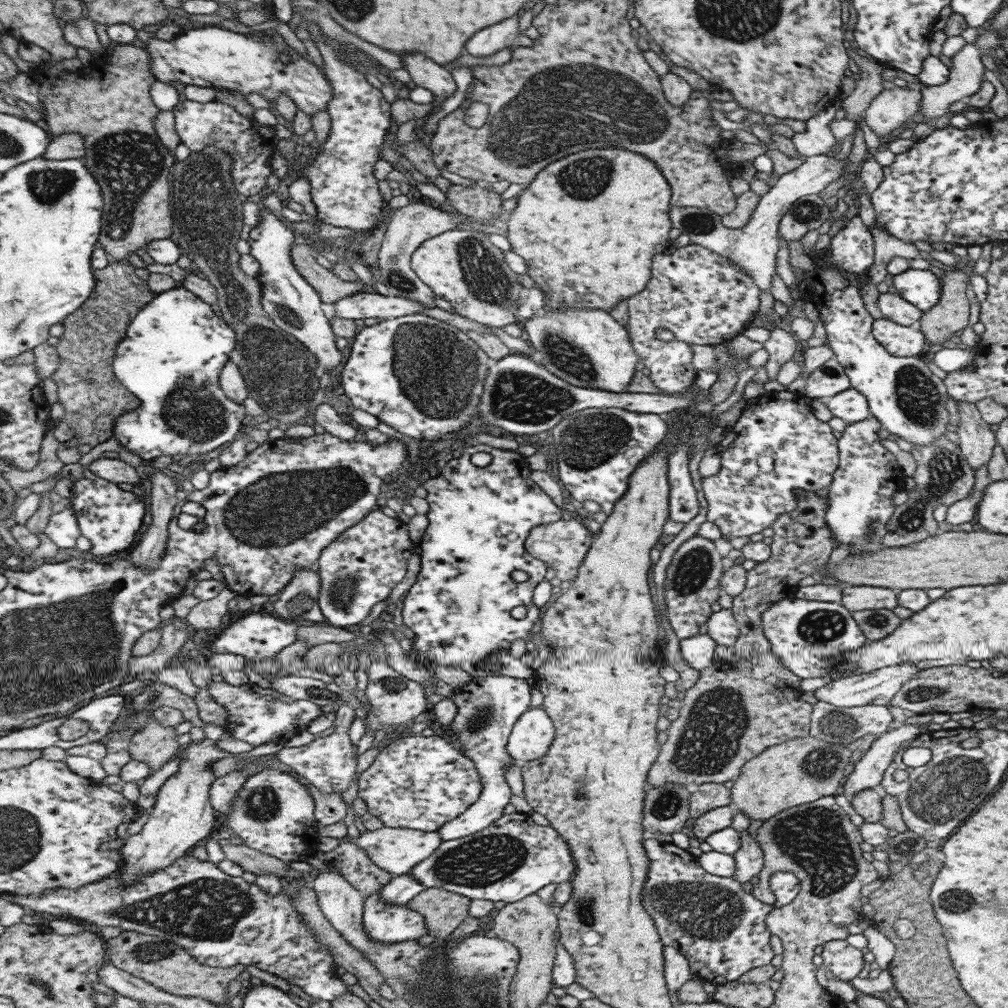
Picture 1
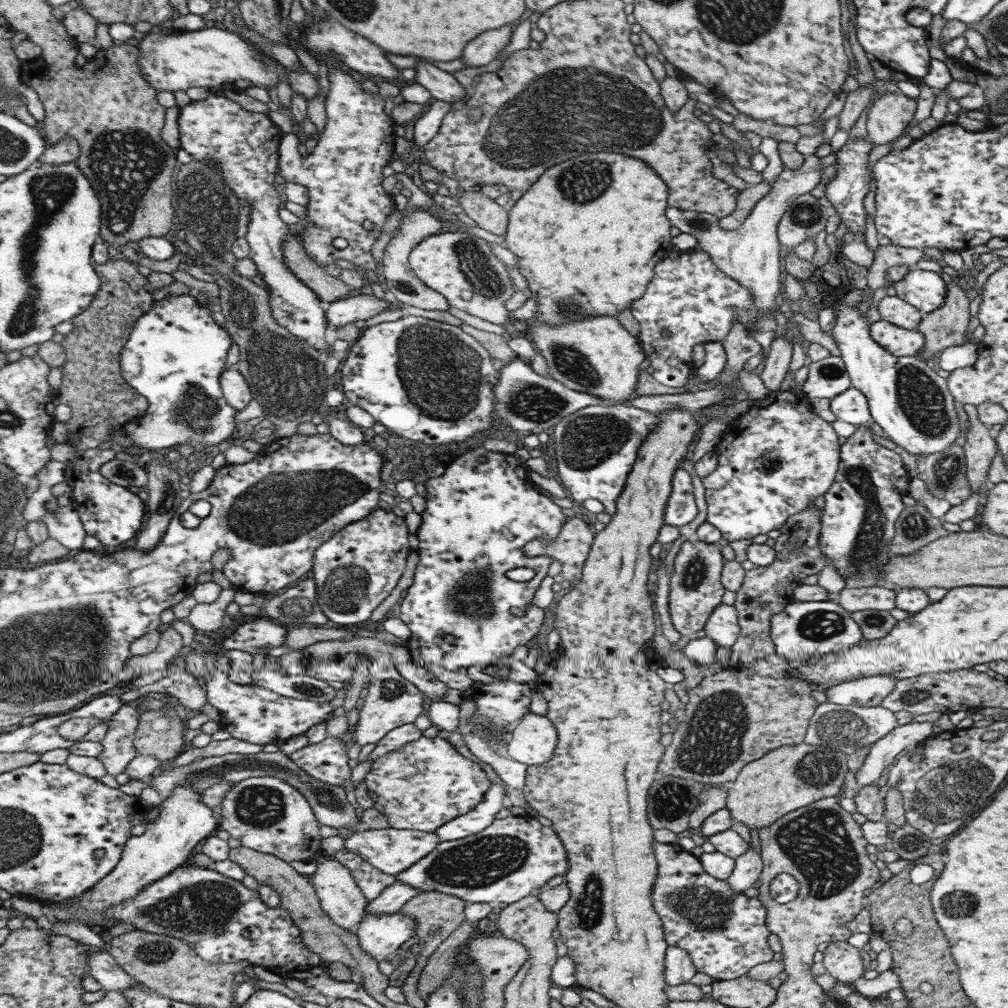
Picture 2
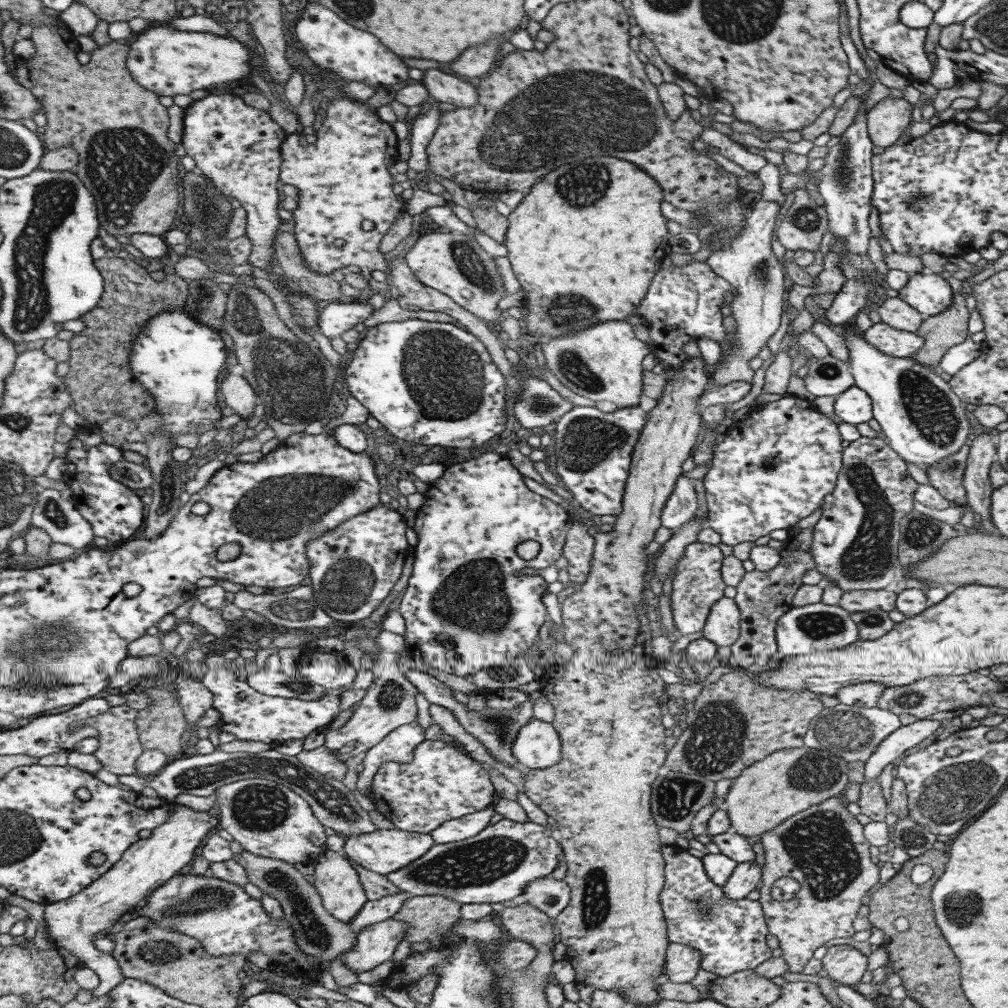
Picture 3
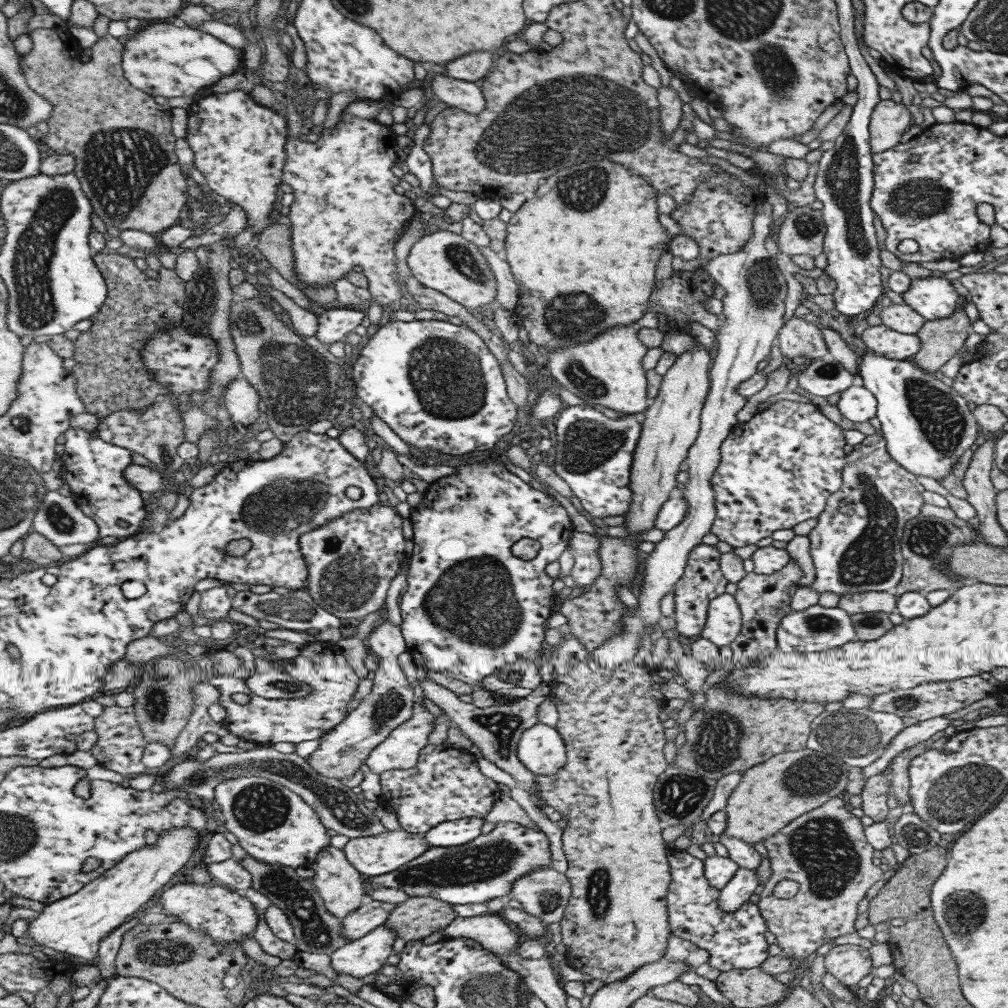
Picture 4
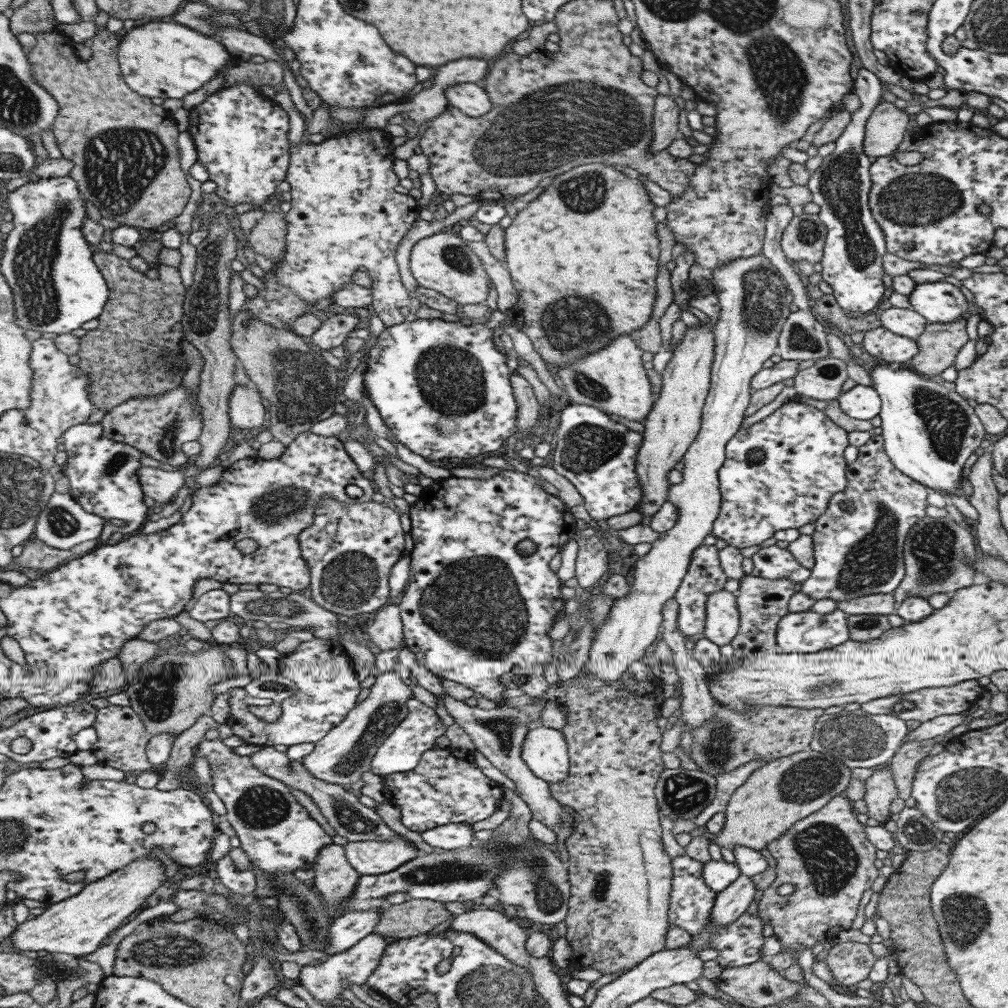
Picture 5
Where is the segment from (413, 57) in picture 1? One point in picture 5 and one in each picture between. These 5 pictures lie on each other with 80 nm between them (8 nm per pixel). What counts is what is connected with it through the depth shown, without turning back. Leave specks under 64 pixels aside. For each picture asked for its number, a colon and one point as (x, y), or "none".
2: (441, 85)
3: (443, 87)
4: (463, 95)
5: (472, 100)

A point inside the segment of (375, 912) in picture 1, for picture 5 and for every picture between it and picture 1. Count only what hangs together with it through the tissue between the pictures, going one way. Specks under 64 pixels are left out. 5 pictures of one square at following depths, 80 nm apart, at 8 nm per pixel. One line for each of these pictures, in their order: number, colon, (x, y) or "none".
2: (379, 935)
3: (375, 943)
4: (366, 954)
5: (325, 981)

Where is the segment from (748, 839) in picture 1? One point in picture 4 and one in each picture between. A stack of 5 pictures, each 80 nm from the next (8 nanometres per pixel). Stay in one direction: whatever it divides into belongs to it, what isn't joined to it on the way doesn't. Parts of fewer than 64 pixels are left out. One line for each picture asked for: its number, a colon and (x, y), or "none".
2: (747, 867)
3: (745, 875)
4: (742, 884)

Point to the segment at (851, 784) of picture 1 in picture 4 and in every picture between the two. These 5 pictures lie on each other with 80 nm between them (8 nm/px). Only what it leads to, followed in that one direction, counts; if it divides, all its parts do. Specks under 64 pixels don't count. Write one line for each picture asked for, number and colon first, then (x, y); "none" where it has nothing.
2: (902, 739)
3: (905, 737)
4: (908, 737)

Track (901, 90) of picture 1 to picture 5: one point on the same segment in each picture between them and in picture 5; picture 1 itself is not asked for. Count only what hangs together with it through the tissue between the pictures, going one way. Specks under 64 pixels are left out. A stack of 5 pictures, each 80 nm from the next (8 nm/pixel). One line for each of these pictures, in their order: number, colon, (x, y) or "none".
2: (887, 117)
3: (889, 119)
4: (888, 120)
5: (884, 128)

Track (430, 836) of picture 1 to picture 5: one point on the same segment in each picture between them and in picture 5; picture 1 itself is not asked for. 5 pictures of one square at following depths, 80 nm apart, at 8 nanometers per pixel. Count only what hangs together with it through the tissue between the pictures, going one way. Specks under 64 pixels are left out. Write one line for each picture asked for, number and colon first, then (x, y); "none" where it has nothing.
2: (389, 850)
3: (382, 851)
4: (375, 855)
5: (367, 857)

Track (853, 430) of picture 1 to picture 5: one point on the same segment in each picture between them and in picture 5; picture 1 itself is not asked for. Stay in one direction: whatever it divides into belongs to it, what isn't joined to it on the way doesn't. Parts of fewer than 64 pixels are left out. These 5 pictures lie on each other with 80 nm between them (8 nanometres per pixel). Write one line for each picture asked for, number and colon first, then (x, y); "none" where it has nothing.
2: (856, 524)
3: (854, 542)
4: (854, 546)
5: (857, 540)

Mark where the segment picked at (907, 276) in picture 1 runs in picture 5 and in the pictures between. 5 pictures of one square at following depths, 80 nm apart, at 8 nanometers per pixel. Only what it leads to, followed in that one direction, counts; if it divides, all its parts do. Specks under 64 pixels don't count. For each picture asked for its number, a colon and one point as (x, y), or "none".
2: (925, 290)
3: (928, 293)
4: (933, 298)
5: (939, 302)

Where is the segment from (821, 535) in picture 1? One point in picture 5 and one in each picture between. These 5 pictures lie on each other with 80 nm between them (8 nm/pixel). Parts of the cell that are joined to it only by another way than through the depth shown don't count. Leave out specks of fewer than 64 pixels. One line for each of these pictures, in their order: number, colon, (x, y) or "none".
2: (797, 554)
3: (761, 597)
4: (762, 599)
5: (761, 602)

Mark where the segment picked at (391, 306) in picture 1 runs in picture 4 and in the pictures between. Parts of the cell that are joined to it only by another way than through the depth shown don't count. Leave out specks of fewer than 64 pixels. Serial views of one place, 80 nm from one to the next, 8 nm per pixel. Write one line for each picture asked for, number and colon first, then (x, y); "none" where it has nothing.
2: (359, 307)
3: (334, 319)
4: (333, 324)

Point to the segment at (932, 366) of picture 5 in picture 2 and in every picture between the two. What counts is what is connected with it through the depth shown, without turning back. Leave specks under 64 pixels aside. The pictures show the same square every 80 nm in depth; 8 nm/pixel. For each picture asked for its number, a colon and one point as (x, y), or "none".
2: (943, 327)
3: (939, 332)
4: (940, 339)

